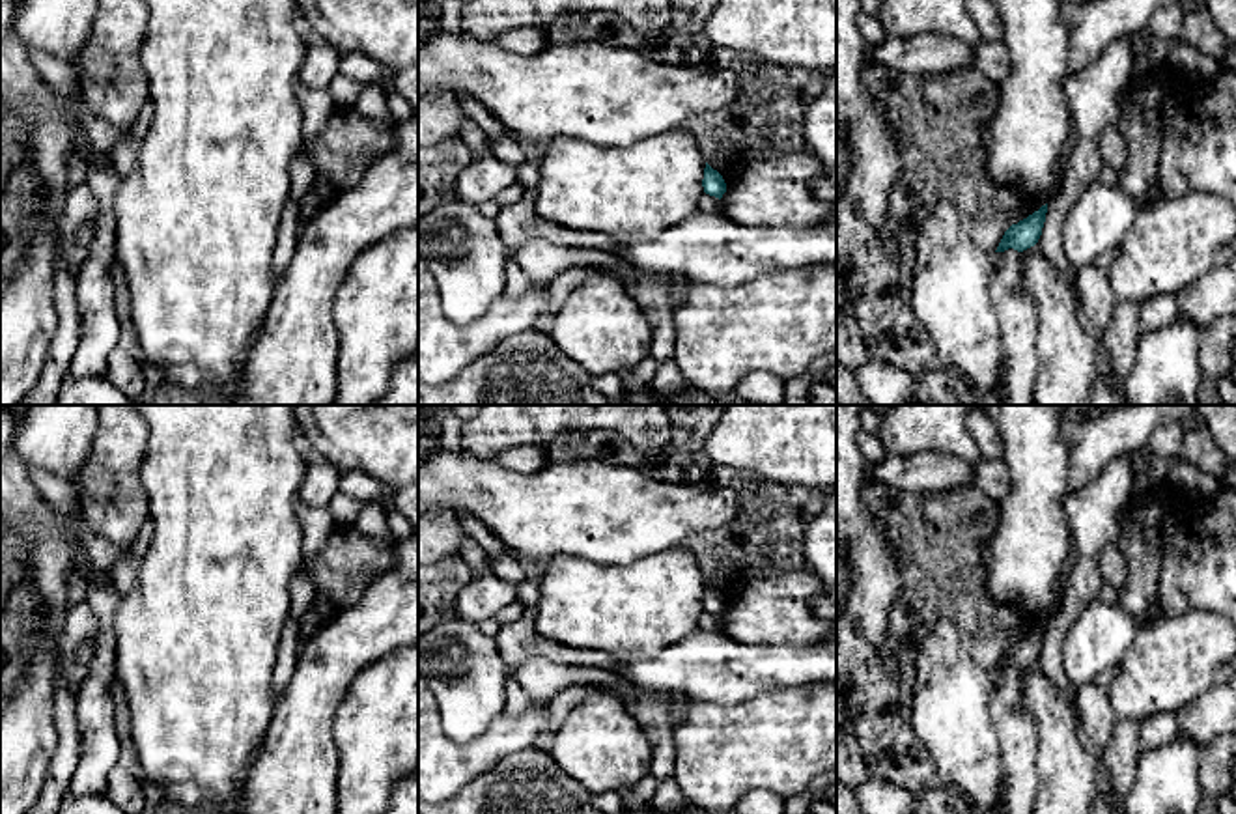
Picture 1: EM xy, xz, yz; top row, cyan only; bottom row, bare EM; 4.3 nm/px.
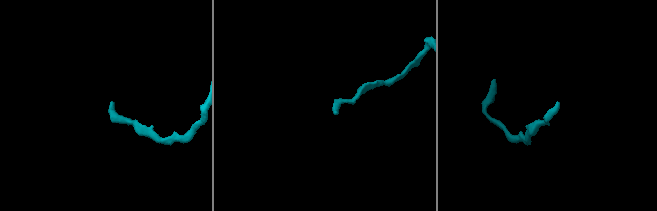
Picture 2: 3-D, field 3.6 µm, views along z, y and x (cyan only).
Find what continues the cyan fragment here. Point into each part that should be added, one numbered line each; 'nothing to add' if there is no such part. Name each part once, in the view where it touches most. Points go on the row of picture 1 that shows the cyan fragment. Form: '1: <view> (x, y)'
nothing to add

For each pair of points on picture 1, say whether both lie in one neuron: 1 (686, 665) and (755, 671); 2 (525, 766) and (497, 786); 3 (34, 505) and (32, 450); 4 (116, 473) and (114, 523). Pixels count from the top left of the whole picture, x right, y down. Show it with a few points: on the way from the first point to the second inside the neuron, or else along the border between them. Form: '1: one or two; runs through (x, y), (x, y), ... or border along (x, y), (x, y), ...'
1: one; runs through (702, 667), (738, 671)
2: one; runs through (518, 773), (505, 786)
3: two; border along (19, 458), (27, 469)
4: one; runs through (114, 486), (114, 510)

